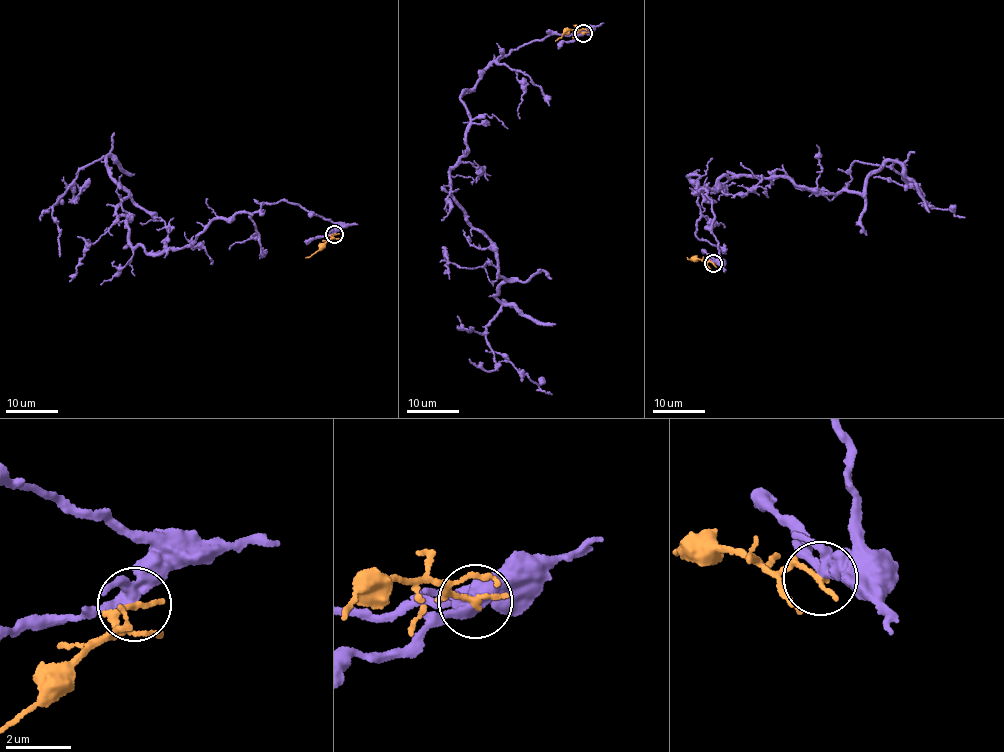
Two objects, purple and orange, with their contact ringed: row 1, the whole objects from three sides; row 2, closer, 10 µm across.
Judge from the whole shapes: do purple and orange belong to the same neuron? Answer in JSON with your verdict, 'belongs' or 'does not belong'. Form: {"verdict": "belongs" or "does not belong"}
{"verdict": "does not belong"}

